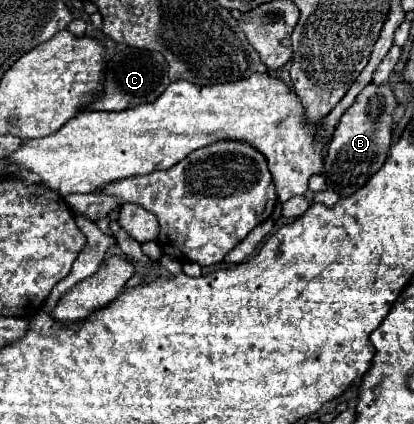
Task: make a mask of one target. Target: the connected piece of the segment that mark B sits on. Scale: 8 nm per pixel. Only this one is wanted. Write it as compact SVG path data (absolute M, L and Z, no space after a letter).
M368 84L354 100L354 104L342 114L324 160L328 188L336 190L340 196L350 196L360 190L370 176L382 168L392 144L392 114L398 102L394 90L388 84Z

